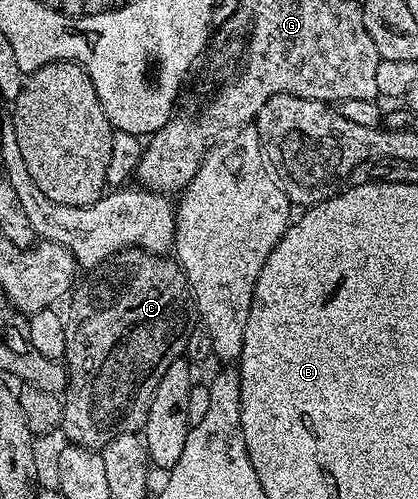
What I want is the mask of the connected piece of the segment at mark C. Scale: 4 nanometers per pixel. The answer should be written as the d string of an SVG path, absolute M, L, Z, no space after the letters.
M122 249L106 261L94 266L73 290L70 314L65 314L66 355L68 370L66 392L62 403L61 432L72 445L102 450L121 433L145 430L148 407L156 395L156 383L164 379L164 371L183 356L190 332L196 329L196 310L190 285L184 271L173 256L149 253L147 249Z

